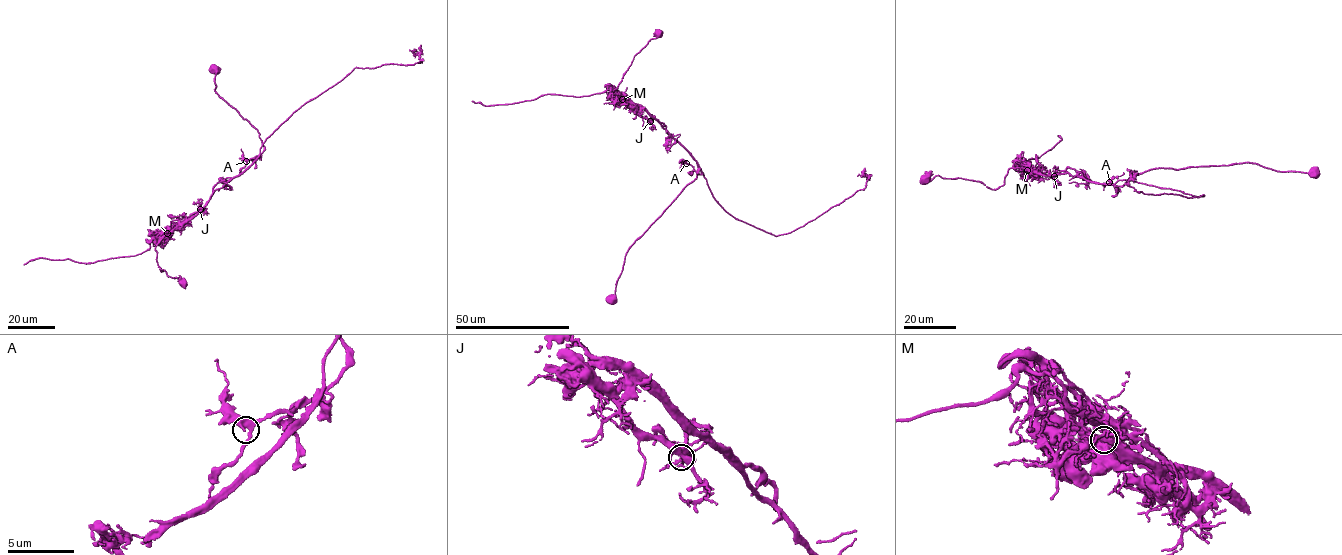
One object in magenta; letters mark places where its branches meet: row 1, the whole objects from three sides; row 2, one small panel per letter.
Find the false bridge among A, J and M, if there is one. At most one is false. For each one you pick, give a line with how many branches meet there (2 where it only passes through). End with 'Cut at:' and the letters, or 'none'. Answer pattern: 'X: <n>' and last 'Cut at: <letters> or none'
M: 5
Cut at: M

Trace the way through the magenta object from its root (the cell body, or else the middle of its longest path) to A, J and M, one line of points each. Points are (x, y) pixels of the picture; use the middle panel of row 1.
A: (611, 299), (628, 248), (683, 188), (702, 173), (686, 163)
J: (611, 299), (628, 248), (683, 188), (702, 173), (691, 153), (659, 120), (652, 117), (650, 121)
M: (611, 299), (628, 248), (683, 188), (702, 173), (691, 153), (659, 120), (645, 109), (622, 99)

